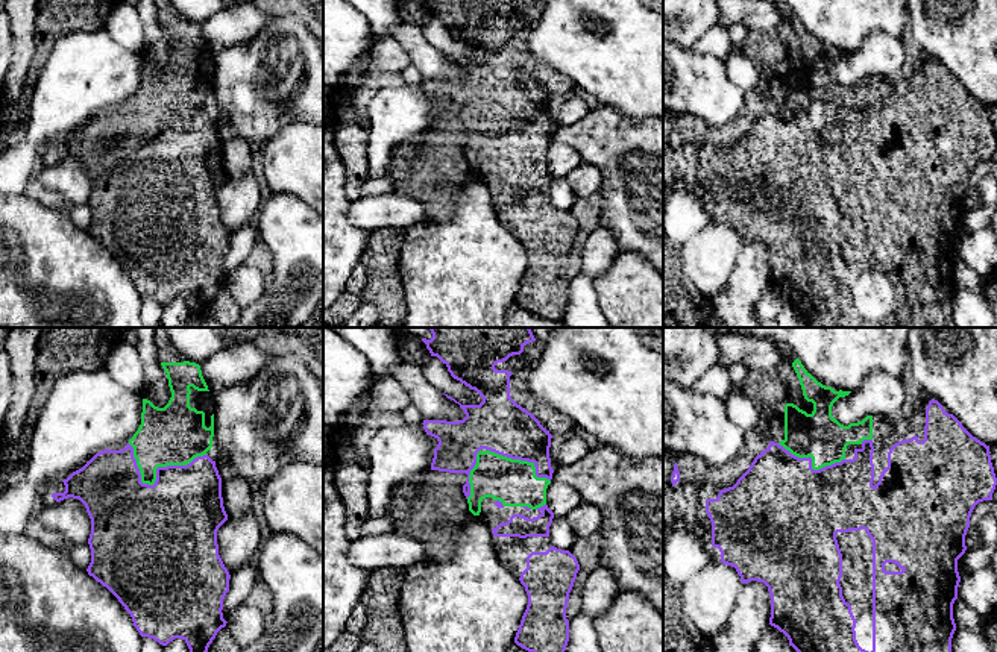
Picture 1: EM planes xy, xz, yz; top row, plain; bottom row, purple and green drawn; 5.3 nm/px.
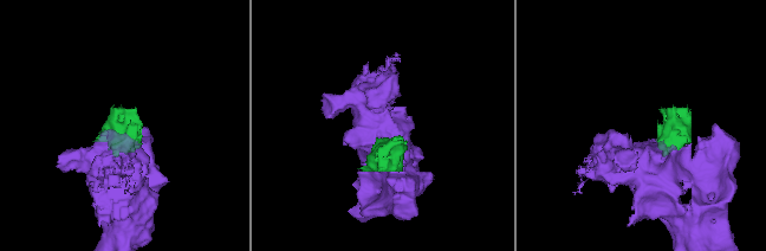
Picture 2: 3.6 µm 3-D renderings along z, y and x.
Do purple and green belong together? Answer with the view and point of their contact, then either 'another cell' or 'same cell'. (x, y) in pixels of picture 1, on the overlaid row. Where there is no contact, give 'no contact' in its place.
xy (157, 476) | same cell

